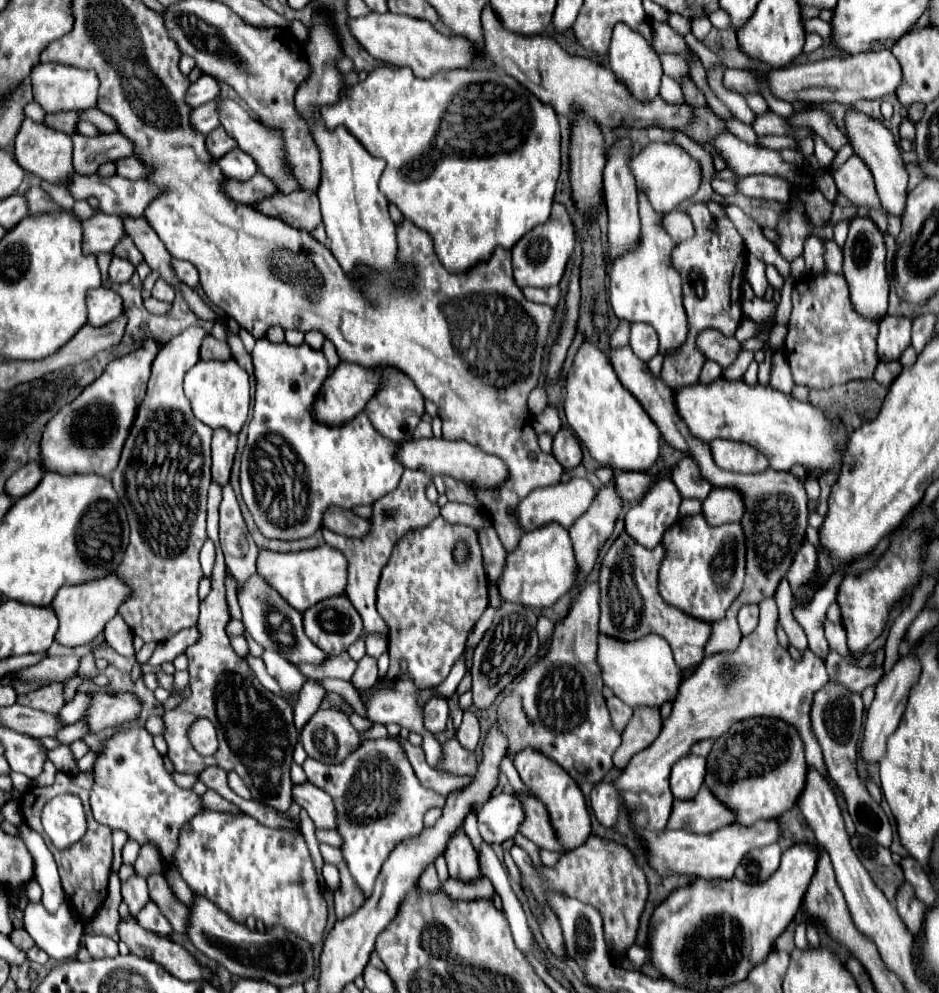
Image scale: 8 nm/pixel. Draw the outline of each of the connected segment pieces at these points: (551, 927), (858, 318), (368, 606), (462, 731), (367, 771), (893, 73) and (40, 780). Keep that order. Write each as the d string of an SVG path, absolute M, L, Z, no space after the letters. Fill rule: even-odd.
M589 836L583 846L579 846L577 850L569 850L559 858L559 862L555 866L555 880L541 880L539 870L533 868L529 854L525 850L521 850L519 846L511 848L511 856L521 872L523 884L531 892L535 892L535 900L541 910L541 920L537 920L541 934L543 934L549 950L559 960L565 960L567 948L565 948L565 940L563 940L563 932L561 932L557 914L553 912L553 908L549 908L547 892L571 896L571 898L577 898L577 900L597 908L603 918L603 934L605 934L609 954L623 956L635 944L637 930L639 930L639 918L641 918L645 902L647 902L647 878L645 878L643 870L637 866L633 854L625 846L607 842L599 836Z
M825 272L825 276L807 276L799 282L795 282L793 294L793 312L789 320L789 334L785 342L785 354L787 362L791 366L791 374L795 384L807 386L809 390L827 390L841 382L851 380L867 380L873 376L877 368L877 320L867 320L853 308L849 300L849 288L847 280L839 274Z
M405 470L401 476L399 486L385 494L381 500L377 500L377 504L373 504L373 532L369 532L369 536L357 540L357 538L343 538L335 532L325 532L323 528L323 538L329 546L341 550L347 560L349 560L349 588L347 588L347 596L351 600L351 604L357 608L361 620L363 620L363 634L381 634L383 638L387 638L389 628L383 622L383 618L379 616L377 608L375 608L375 590L377 590L377 582L381 576L383 566L387 564L393 544L411 530L417 528L425 528L437 514L439 514L439 506L429 502L425 496L425 486L431 480L431 476L425 476L417 470Z
M465 712L463 714L463 724L457 732L457 740L461 740L461 744L465 744L469 750L477 748L479 742L479 722L477 716L473 712Z
M393 738L365 740L357 752L353 752L341 764L321 764L307 758L303 764L307 780L317 788L333 796L337 806L339 834L343 838L343 856L351 876L363 888L365 896L373 890L373 880L387 860L389 852L405 838L417 836L423 828L423 816L429 808L441 808L445 798L429 788L423 788L417 780L405 752ZM383 772L389 772L391 782L381 784Z
M891 50L865 52L857 56L833 56L809 64L797 64L767 72L769 88L785 102L841 102L853 106L859 100L881 100L897 90L901 82L901 66L893 60Z
M47 760L47 762L45 762L45 768L43 768L41 776L37 776L35 784L37 784L37 786L49 786L49 784L53 784L55 774L57 774L57 768L53 766L53 762L49 762L49 760Z

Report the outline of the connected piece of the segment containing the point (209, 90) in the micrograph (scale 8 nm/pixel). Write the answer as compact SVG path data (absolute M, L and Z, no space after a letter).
M203 74L197 82L193 82L193 84L189 86L189 90L187 90L187 94L185 94L185 104L191 106L191 108L197 108L197 106L201 106L201 104L205 104L205 102L215 100L217 96L219 96L219 86L217 86L217 82L215 82L211 76Z

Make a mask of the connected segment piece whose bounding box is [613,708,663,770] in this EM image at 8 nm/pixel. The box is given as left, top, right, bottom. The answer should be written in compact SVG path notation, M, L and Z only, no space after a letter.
M637 708L637 710L633 710L633 718L629 720L629 724L623 732L623 742L613 756L615 768L623 770L637 752L651 746L661 732L661 724L663 722L661 722L657 708Z

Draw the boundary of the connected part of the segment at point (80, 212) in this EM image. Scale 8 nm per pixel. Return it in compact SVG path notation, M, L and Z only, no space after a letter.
M86 200L76 201L73 207L73 212L82 220L89 218L89 216L91 216L93 212L99 211L99 208L91 208L91 206L86 202Z

